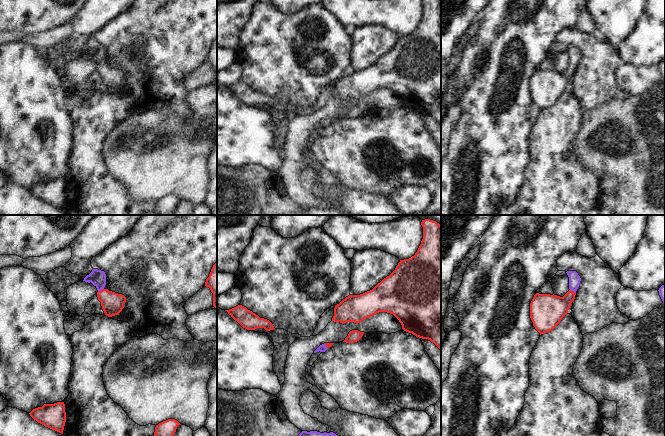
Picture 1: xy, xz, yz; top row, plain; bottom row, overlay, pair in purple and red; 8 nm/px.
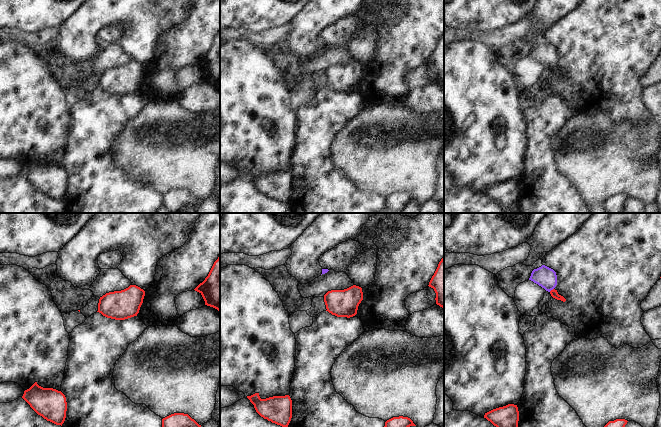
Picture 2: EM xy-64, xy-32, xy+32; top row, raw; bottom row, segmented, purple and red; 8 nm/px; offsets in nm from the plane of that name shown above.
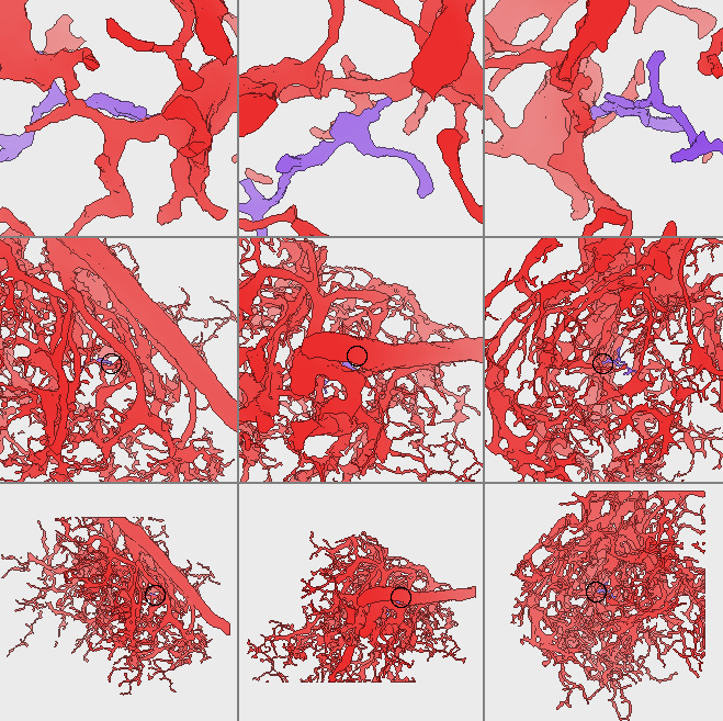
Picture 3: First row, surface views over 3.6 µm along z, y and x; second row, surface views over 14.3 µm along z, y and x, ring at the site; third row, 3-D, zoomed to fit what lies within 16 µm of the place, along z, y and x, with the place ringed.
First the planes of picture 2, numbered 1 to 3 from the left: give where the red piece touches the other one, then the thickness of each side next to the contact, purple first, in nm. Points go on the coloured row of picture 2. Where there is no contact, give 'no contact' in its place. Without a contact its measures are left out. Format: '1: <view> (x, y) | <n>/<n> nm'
1: no contact
2: no contact
3: xy+32 (551, 289) | 160/60 nm

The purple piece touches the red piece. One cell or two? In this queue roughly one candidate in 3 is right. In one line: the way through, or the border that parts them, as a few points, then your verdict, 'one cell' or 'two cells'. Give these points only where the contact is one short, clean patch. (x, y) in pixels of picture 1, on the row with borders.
across xy (97, 277), (100, 282), (100, 290), (112, 303) | one cell

